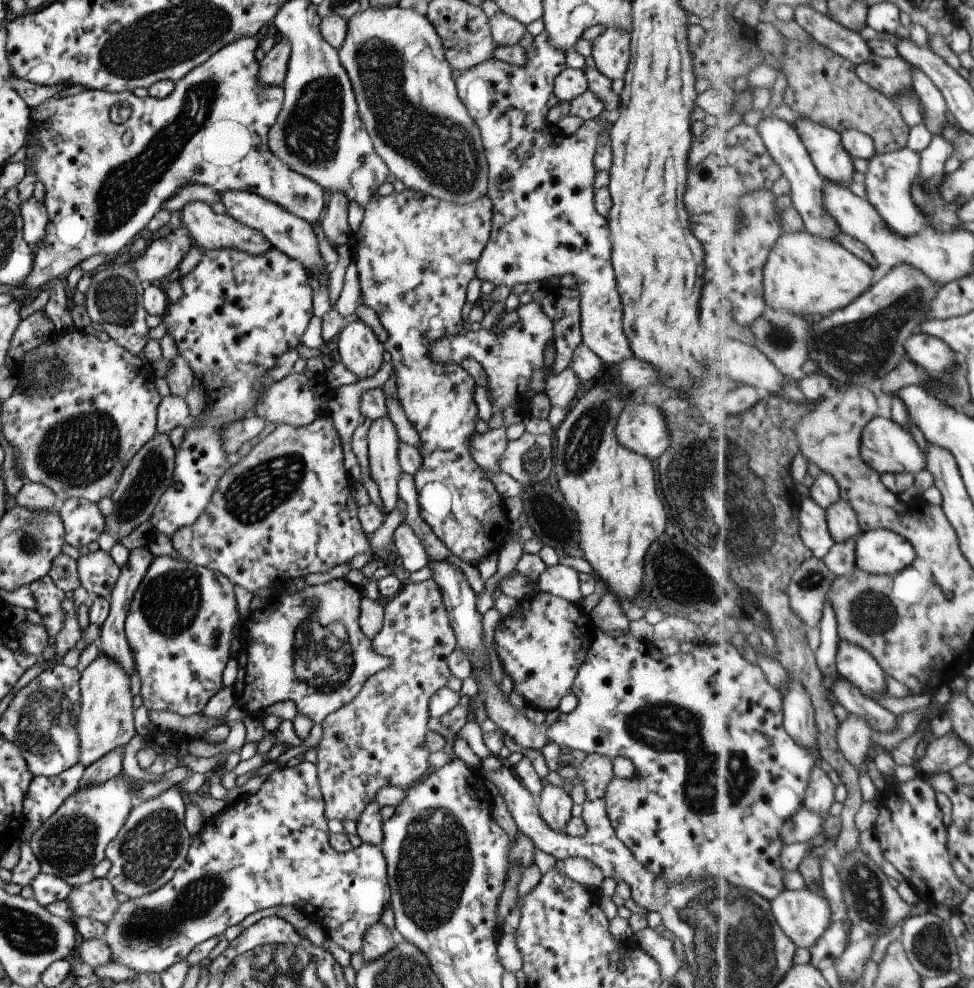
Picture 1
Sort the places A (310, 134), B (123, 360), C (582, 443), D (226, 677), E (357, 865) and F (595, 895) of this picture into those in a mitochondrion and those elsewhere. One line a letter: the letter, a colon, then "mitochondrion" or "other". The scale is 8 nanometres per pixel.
A: mitochondrion
B: other
C: mitochondrion
D: other
E: other
F: other

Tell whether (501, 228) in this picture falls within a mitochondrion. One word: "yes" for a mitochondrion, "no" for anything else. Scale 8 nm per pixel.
no

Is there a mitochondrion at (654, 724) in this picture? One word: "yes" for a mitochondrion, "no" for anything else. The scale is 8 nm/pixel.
yes

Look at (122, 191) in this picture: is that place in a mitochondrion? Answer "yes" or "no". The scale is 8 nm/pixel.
yes

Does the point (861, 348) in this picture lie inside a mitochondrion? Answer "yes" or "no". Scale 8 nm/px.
yes

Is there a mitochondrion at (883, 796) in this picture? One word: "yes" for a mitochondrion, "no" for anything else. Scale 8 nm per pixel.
no

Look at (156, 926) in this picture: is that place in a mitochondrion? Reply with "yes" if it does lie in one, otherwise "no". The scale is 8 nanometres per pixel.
yes

